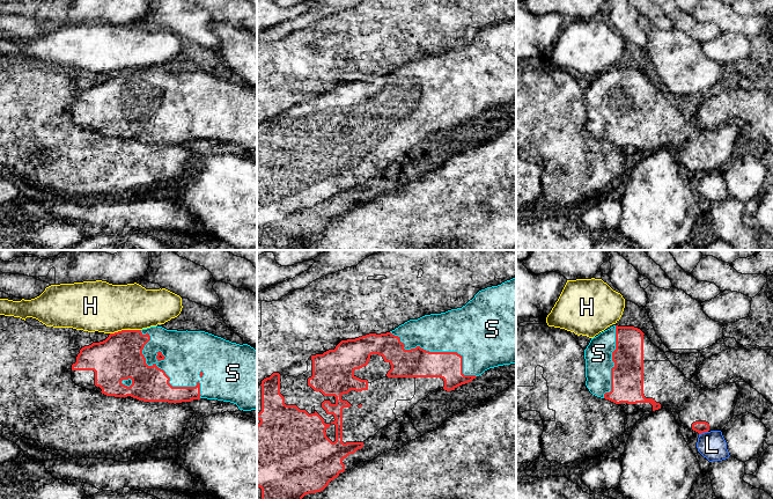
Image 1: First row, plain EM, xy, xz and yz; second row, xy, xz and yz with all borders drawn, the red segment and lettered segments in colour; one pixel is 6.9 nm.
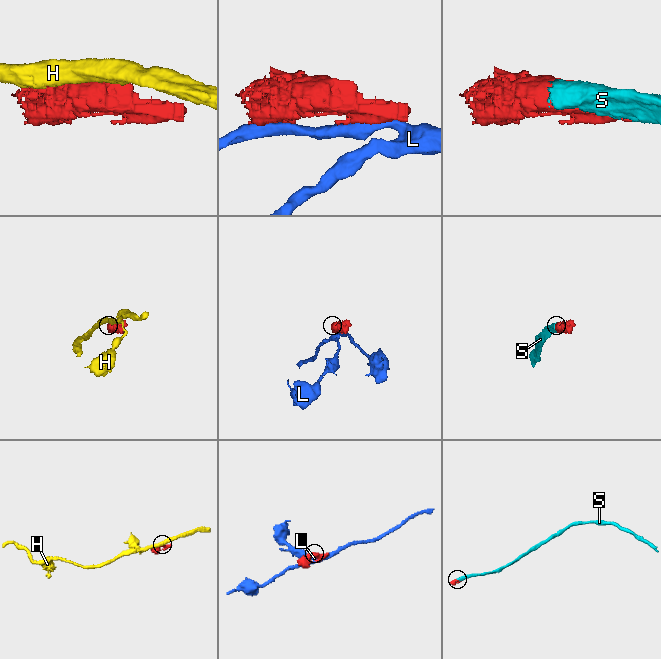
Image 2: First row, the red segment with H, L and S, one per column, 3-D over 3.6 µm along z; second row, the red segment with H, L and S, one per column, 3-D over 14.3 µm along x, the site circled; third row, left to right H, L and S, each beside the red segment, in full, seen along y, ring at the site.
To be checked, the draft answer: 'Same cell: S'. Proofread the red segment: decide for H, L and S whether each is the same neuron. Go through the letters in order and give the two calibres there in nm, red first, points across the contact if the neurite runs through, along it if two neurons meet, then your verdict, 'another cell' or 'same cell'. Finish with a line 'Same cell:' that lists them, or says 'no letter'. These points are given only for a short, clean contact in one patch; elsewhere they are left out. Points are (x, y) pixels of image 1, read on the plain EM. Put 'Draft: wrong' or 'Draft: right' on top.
Draft: right
H: calibres 320 and 360 nm; another cell
L: calibres 80 and 190 nm; another cell
S: calibres 260 and 300 nm; same cell
Same cell: S

